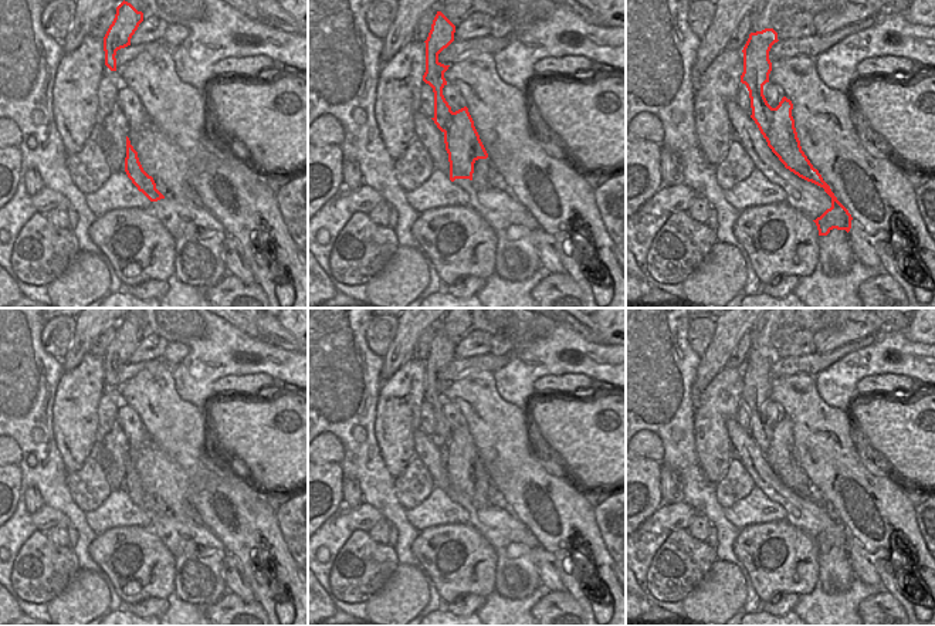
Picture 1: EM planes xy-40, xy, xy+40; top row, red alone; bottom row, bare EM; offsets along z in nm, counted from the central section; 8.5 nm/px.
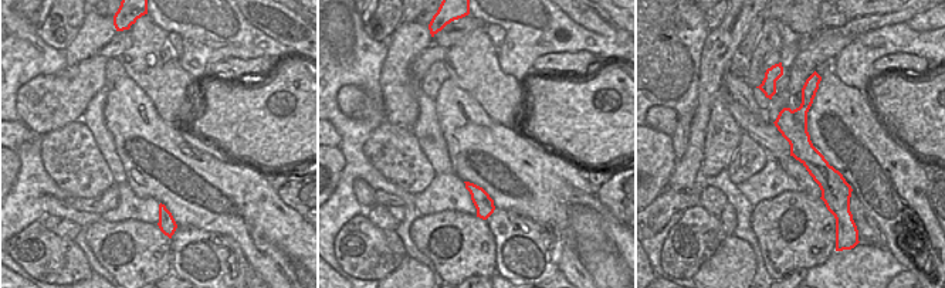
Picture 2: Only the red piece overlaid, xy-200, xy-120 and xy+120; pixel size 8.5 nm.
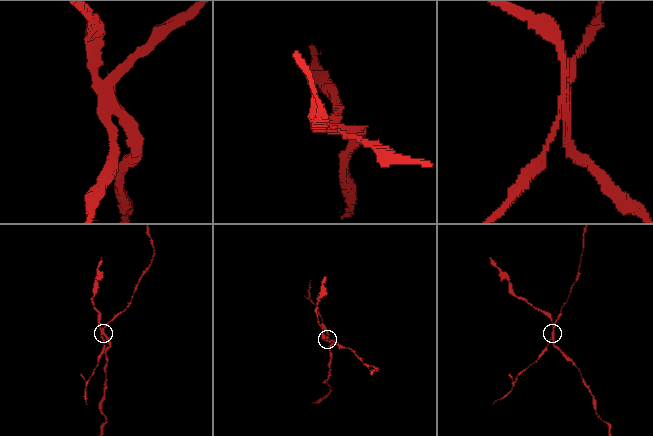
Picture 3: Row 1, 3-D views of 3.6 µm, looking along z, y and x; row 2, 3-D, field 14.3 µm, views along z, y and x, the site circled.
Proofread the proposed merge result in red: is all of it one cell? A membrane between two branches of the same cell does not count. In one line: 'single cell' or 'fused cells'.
fused cells

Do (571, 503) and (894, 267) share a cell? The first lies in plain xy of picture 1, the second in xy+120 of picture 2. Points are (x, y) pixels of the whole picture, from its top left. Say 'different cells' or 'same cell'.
different cells

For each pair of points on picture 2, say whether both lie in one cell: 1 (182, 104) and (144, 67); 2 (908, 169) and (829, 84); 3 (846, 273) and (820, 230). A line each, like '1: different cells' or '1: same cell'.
1: same cell
2: same cell
3: different cells

